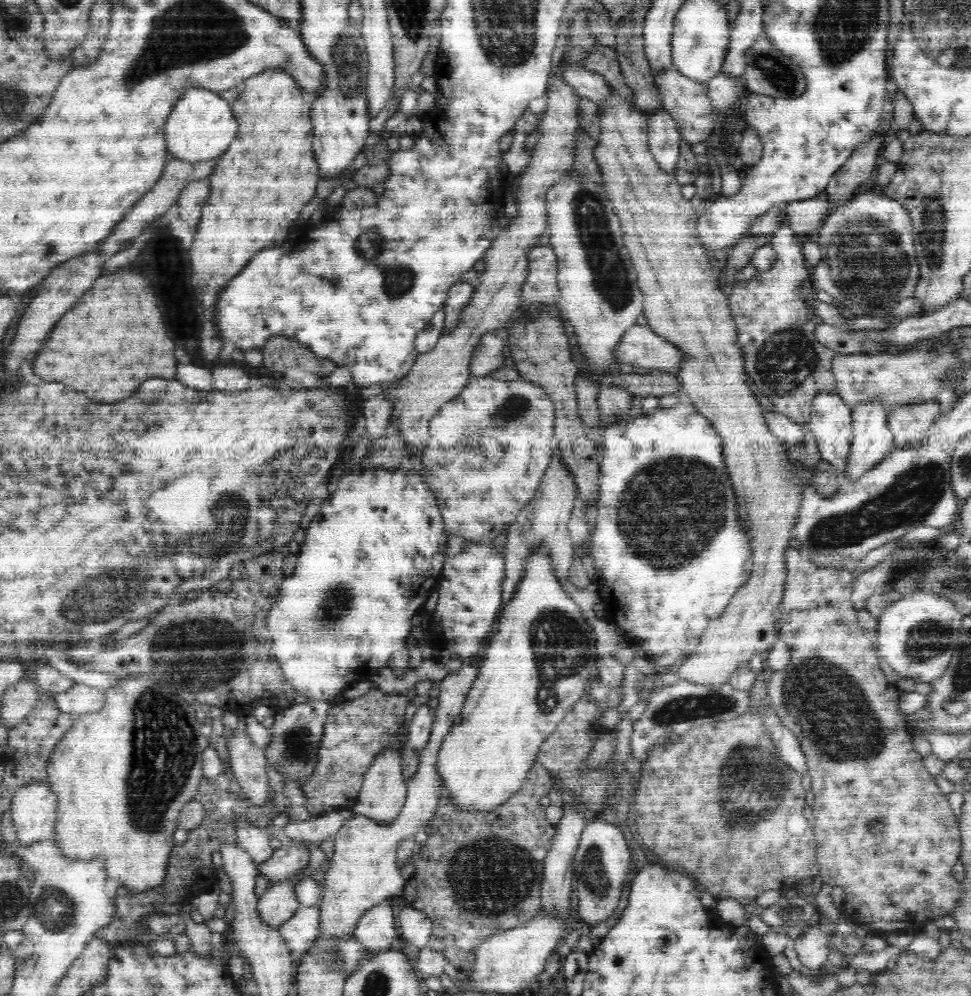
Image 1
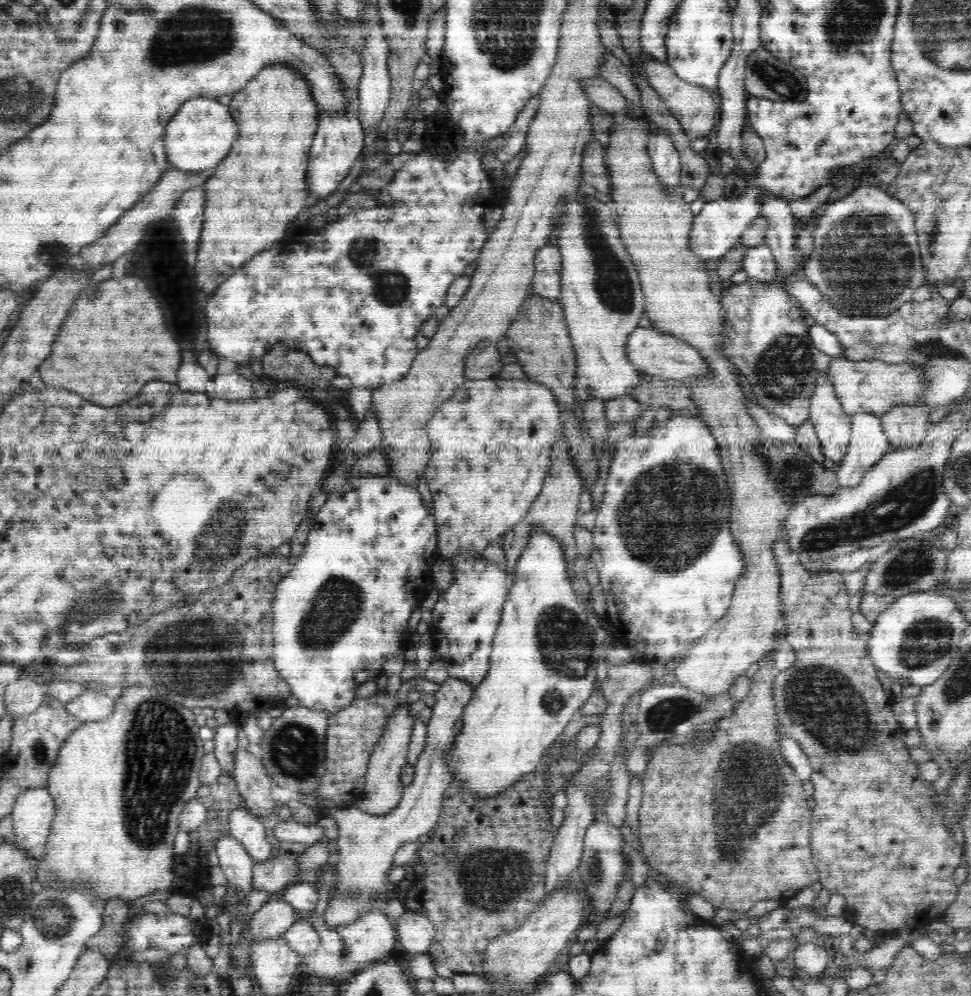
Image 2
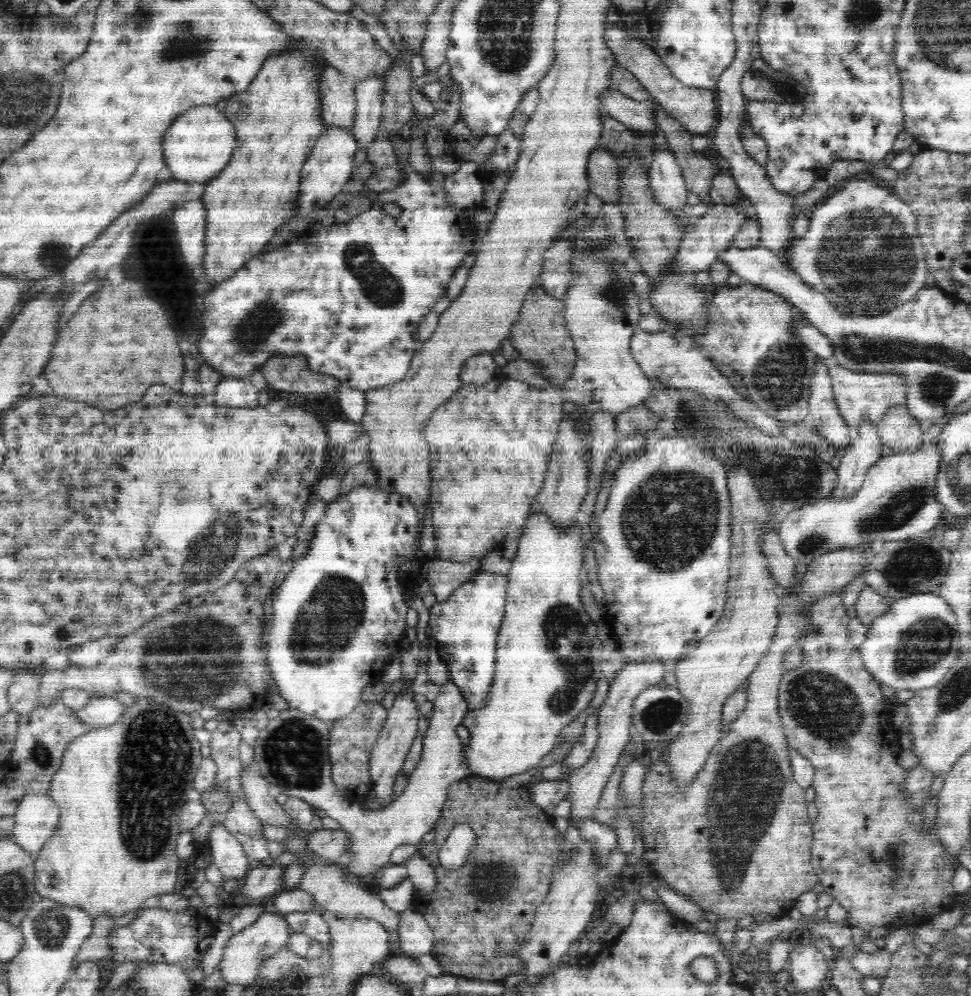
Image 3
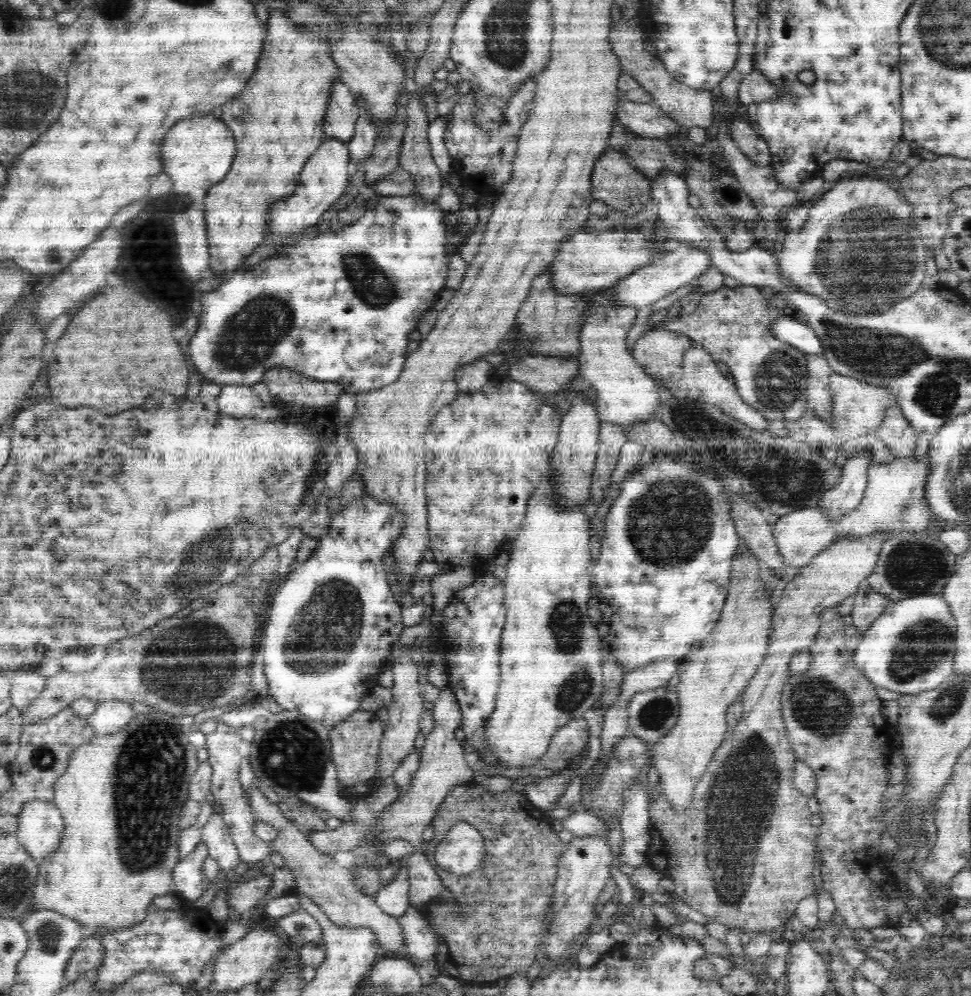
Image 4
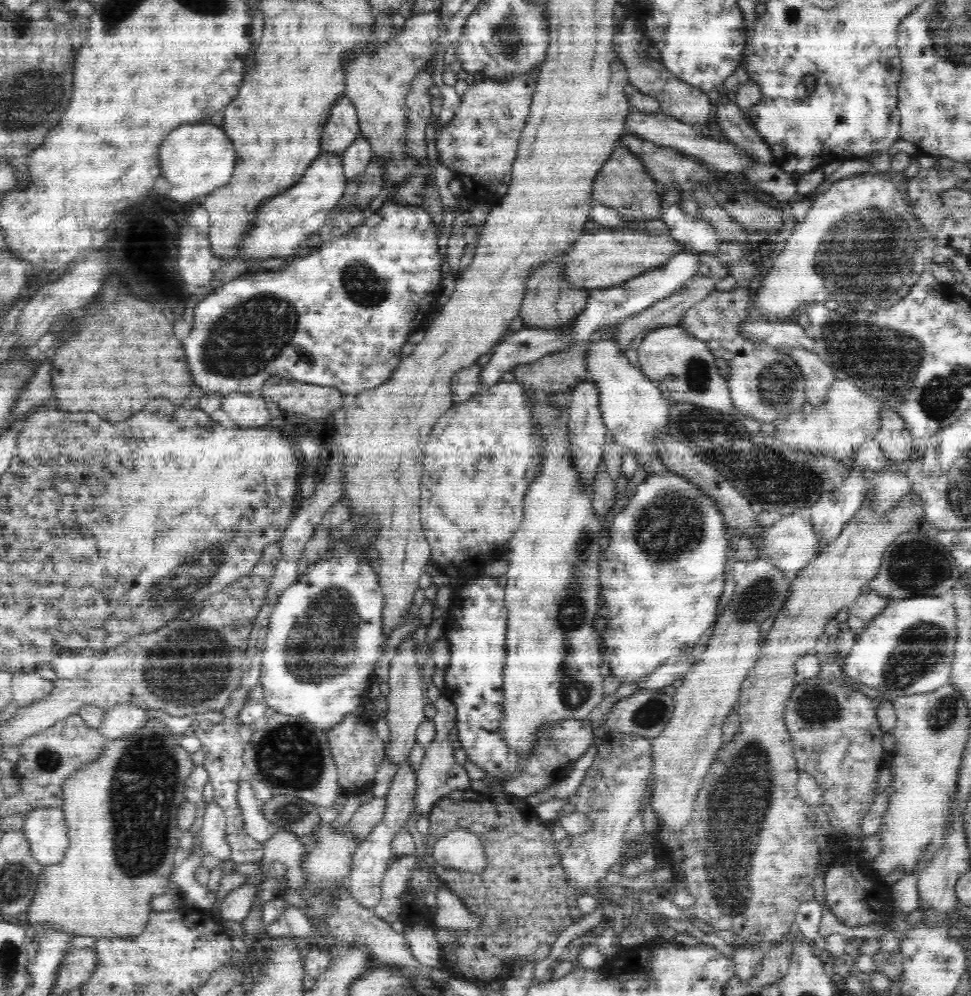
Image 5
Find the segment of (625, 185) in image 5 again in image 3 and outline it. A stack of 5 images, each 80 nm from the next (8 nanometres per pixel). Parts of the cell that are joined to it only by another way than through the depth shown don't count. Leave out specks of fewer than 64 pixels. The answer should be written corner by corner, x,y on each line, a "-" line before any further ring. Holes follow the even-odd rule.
598,146
589,159
589,188
604,204
616,202
619,196
619,167
606,148

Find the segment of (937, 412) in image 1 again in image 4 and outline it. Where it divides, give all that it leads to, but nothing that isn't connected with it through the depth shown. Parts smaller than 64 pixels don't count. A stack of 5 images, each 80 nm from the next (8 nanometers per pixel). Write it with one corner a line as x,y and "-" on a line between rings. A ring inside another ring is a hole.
897,404
886,408
884,419
875,429
875,433
876,438
882,440
885,446
883,455
895,458
913,456
918,432
902,415

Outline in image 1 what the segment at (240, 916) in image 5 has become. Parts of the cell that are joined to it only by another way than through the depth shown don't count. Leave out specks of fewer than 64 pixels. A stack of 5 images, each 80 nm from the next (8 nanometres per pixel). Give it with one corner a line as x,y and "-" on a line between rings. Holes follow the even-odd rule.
285,840
266,862
257,866
257,872
266,876
270,884
292,878
307,866
310,858
308,846
310,842
305,840

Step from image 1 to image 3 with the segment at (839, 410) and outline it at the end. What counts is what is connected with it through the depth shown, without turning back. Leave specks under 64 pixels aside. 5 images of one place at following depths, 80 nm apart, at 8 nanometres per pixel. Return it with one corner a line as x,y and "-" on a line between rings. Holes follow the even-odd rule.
819,359
815,366
815,373
811,378
808,420
820,431
825,446
833,446
835,453
837,451
842,456
852,434
843,416
839,414
828,372
829,365
829,361

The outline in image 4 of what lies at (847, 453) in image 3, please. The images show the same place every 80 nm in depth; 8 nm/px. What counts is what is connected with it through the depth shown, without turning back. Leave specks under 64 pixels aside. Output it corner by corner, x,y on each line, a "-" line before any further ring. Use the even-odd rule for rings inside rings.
865,448
857,456
847,458
842,466
840,482
827,490
817,504
829,518
840,518
852,514
864,498
868,477
867,470
872,462
872,449

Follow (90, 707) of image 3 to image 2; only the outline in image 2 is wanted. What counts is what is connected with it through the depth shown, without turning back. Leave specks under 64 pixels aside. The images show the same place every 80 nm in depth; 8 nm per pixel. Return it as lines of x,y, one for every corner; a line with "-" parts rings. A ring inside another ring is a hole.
86,689
80,696
75,696
64,703
64,709
78,720
92,722
105,718
112,711
112,699
100,690

